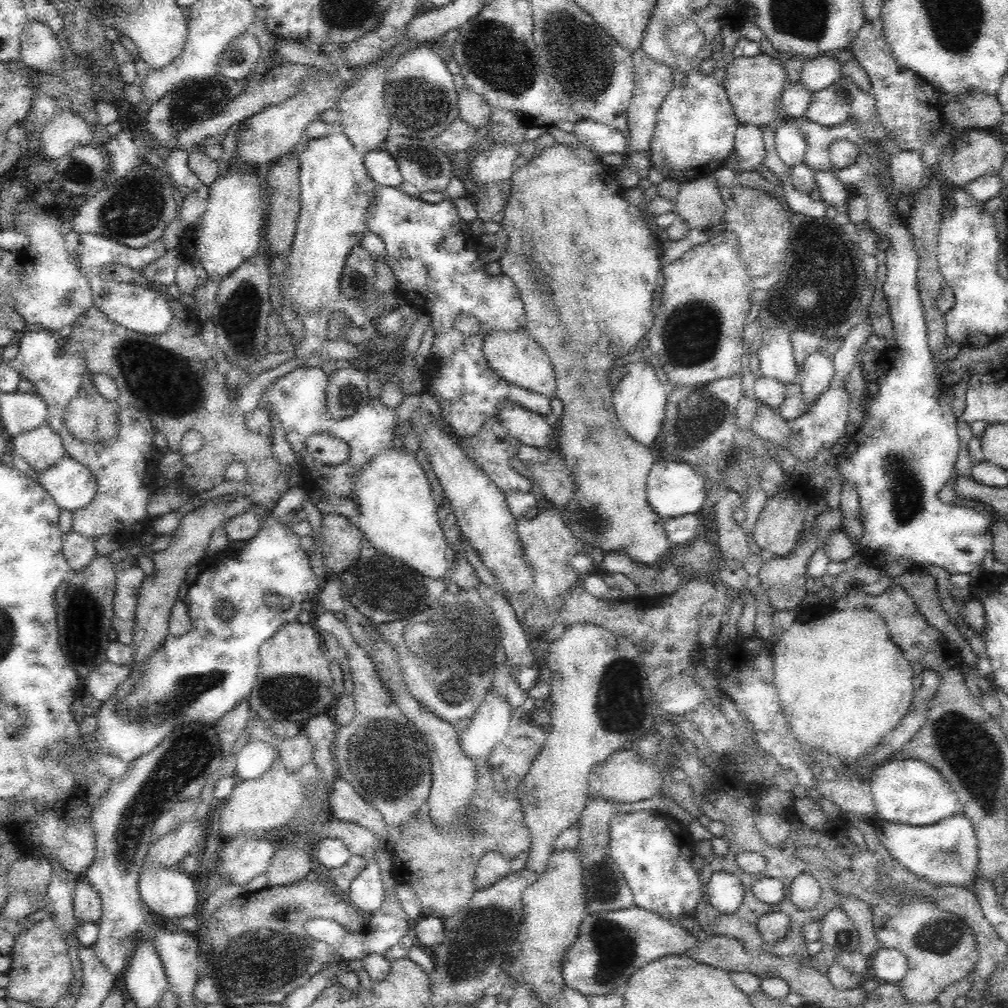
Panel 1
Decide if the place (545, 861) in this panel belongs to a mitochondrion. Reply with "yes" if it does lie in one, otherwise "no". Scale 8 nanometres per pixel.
no

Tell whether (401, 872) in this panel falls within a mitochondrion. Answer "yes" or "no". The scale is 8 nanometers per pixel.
no

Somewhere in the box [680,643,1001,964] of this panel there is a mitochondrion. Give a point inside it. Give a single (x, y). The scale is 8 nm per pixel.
(941, 935)

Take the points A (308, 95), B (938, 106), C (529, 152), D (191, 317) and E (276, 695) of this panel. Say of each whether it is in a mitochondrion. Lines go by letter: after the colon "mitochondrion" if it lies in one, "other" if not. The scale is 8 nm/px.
A: other
B: other
C: other
D: other
E: mitochondrion

